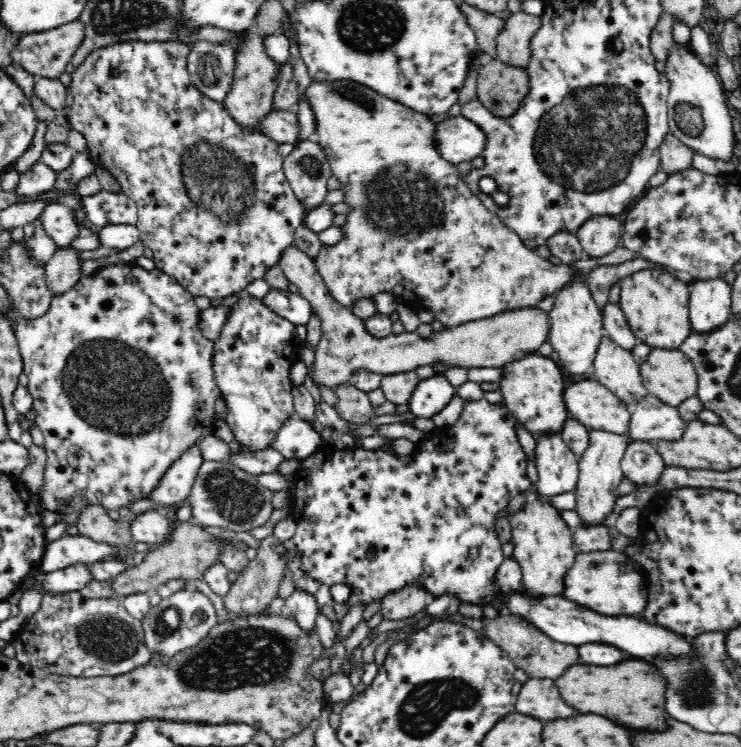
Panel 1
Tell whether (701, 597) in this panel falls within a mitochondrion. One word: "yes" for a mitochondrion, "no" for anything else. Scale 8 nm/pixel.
no

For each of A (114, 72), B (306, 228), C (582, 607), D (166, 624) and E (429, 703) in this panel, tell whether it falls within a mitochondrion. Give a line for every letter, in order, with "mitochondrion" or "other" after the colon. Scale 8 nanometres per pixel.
A: other
B: other
C: other
D: mitochondrion
E: mitochondrion

